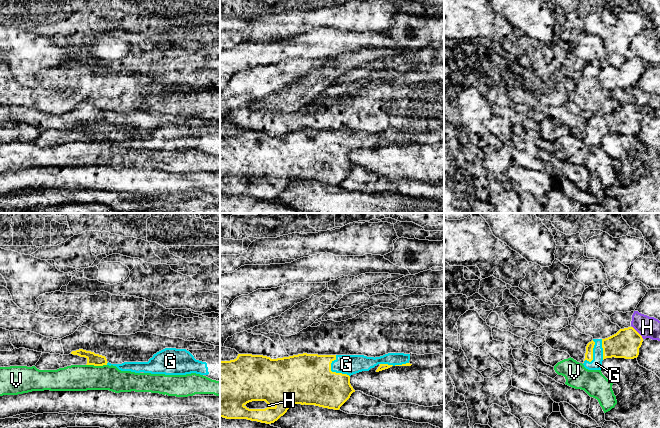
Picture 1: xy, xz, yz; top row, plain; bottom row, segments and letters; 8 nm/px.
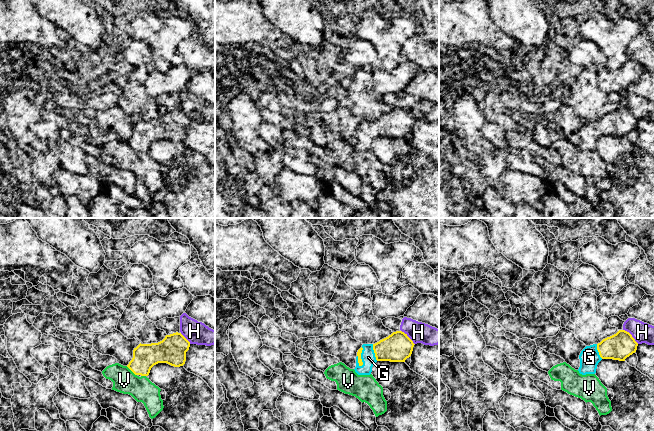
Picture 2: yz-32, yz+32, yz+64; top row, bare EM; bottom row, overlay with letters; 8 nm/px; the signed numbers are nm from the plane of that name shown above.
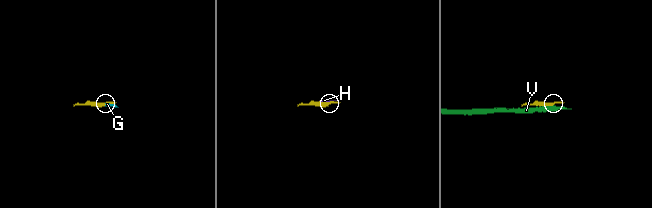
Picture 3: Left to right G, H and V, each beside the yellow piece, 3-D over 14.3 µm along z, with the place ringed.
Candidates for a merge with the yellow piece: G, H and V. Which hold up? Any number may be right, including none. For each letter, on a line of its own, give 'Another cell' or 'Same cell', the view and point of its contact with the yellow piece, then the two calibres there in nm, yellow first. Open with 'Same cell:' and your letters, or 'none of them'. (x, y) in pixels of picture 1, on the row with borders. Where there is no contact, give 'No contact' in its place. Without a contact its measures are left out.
Same cell: G
G: Same cell. Touches yellow at xz (333, 372). Thickness 400 nm (yellow) against 160 nm
H: Another cell. Touches yellow at yz (637, 332). Thickness 220 nm (yellow) against 180 nm
V: Another cell. Touches yellow at xy (96, 365). Thickness 100 nm (yellow) against 200 nm

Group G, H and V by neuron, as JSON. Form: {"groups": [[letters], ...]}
{"groups": [["G"], ["H"], ["V"]]}

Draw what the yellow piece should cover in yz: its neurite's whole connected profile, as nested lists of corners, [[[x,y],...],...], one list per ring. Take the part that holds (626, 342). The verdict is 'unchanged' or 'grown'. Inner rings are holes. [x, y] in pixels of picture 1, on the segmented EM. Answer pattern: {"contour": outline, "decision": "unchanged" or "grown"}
{"contour": [[[633,327],[620,329],[616,334],[605,339],[593,339],[586,346],[583,365],[588,370],[601,370],[602,361],[606,358],[637,358],[642,342],[642,336]]], "decision": "grown"}

